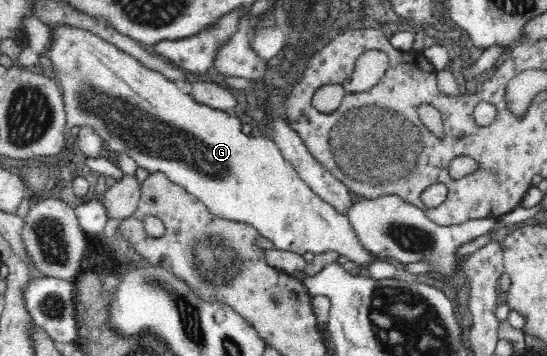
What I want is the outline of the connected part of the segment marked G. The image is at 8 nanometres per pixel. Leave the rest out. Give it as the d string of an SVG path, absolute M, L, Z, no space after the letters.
M61 22L45 23L45 28L49 29L45 56L53 64L56 81L61 82L67 128L89 126L104 141L107 150L128 154L149 173L165 174L170 182L200 198L218 217L253 225L263 238L270 240L274 249L301 255L335 251L366 269L378 260L360 241L349 217L337 212L298 178L274 141L264 135L245 136L239 117L199 103L191 94L183 94L179 84L173 84L161 72L147 68L91 30Z

